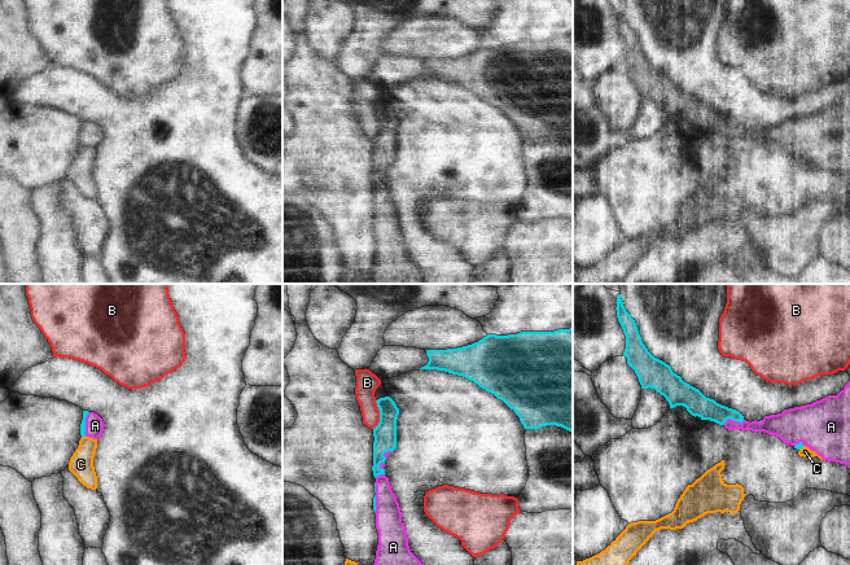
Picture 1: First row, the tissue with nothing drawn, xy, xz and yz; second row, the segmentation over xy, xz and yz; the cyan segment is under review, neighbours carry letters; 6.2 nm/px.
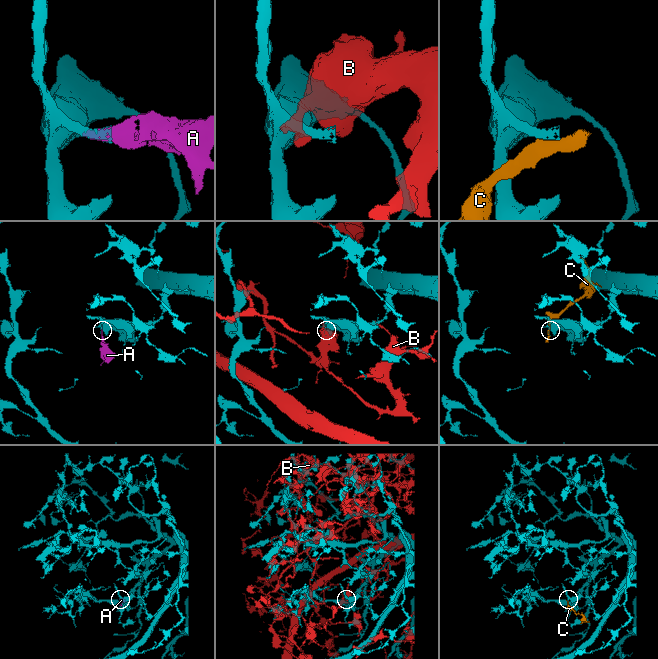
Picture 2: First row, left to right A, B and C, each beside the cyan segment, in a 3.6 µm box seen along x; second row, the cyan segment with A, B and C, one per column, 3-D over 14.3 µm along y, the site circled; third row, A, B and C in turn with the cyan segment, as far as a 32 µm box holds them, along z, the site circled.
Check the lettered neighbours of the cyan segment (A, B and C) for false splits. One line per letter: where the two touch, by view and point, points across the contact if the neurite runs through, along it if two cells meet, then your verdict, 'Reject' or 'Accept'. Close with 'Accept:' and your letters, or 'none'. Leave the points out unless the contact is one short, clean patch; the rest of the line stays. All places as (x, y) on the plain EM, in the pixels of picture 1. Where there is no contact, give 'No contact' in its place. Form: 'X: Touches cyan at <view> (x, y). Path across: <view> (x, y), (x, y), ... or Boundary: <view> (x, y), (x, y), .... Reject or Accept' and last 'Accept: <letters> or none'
A: Touches cyan at xy (84, 134). Accept
B: Touches cyan at xz (380, 125). Reject
C: Touches cyan at xy (83, 145). Boundary: xy (82, 145), (84, 147). Reject
Accept: A.

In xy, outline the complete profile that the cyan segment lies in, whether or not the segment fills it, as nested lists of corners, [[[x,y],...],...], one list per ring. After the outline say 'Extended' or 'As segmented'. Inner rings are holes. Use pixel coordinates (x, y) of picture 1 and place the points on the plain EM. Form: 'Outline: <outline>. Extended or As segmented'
Outline: [[[83,121],[83,130],[80,133],[80,145],[82,146],[89,146],[93,149],[98,149],[98,146],[104,141],[104,136],[105,136],[105,133],[97,123]]]. Extended.

